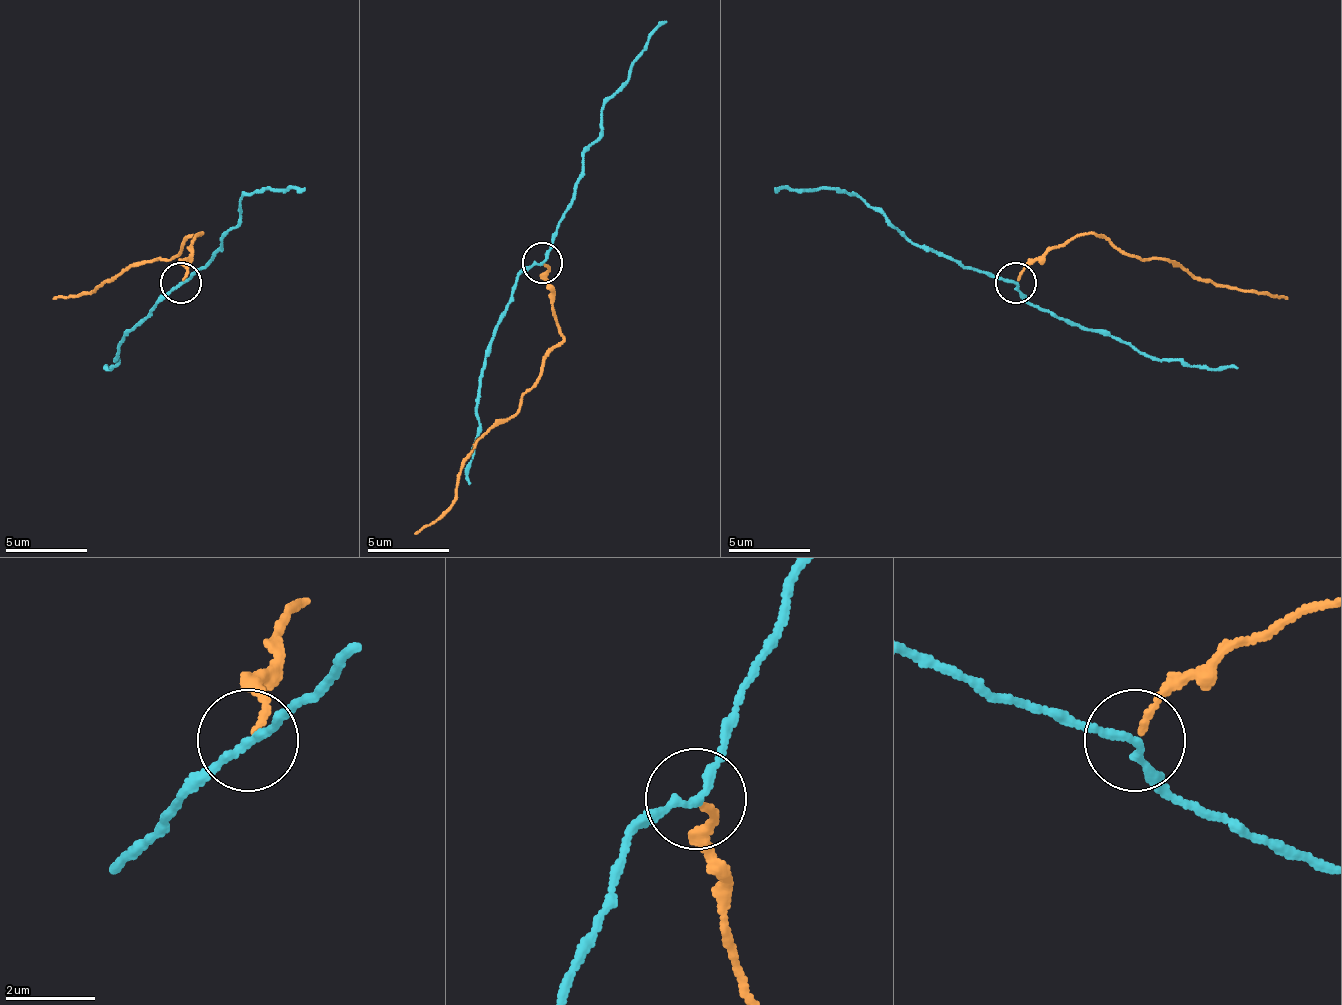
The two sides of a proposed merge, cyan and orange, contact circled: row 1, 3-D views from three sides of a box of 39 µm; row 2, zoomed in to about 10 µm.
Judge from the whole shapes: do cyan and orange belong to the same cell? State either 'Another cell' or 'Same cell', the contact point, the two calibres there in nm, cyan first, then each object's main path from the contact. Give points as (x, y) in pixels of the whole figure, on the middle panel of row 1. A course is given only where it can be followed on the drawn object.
Another cell. Place: (542, 262). Thickness 170 nm (cyan) against 140 nm. Course of cyan: (543, 261), (608, 98), (665, 20). Course of orange: (543, 265), (563, 339), (515, 412), (494, 424), (478, 441), (453, 502), (413, 535)

